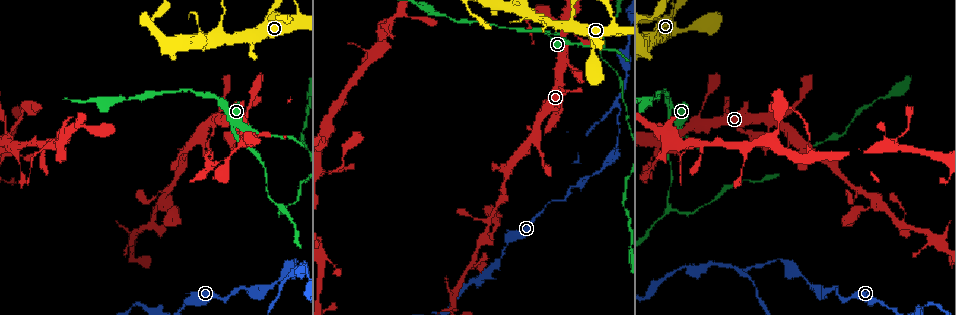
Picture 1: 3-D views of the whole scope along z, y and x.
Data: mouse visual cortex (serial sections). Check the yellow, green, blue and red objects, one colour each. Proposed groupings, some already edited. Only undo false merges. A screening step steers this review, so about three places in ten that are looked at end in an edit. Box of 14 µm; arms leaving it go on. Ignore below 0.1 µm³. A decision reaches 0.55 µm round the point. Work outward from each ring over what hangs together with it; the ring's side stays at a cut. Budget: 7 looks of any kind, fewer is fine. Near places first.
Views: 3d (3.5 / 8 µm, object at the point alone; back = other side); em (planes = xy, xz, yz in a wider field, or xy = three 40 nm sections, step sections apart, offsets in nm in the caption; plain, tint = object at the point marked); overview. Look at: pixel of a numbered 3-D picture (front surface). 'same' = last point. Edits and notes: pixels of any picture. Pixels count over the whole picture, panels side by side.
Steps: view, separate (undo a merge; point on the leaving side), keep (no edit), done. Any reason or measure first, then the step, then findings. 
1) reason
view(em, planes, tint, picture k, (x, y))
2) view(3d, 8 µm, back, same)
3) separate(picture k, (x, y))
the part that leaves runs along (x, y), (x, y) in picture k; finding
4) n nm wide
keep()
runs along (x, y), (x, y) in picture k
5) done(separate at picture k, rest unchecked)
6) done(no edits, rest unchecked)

view(em, xy, step 2, tint, picture 1, (550, 16))

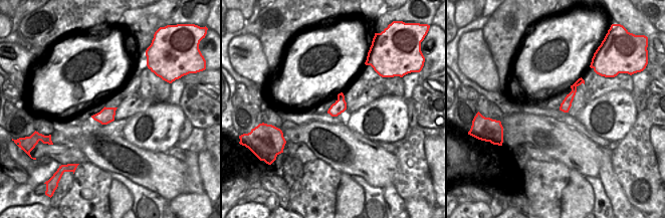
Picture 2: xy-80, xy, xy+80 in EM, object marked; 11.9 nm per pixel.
see where the arms go
view(3d, 3.5 µm, same)

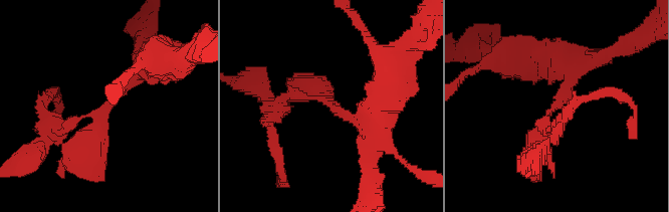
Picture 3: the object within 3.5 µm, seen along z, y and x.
170 nm wide
separate(picture 3, (263, 82))
the part that leaves runs along (293, 91), (275, 107), (247, 81) in picture 3; two cells meet here

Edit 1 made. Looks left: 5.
sharp bend
view(3d, 3.5 µm, picture 1, (833, 289))

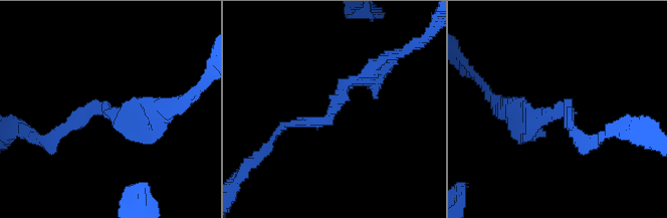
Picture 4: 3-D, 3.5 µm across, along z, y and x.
view(em, xy, step 1, tint, picture 4, (105, 110))

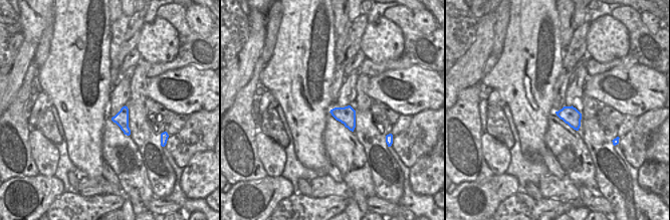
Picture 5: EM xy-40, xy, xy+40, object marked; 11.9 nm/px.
view(em, xy, step 2, tint, same)

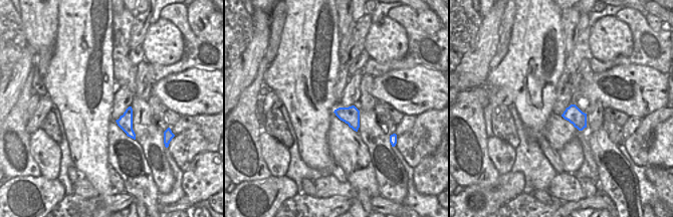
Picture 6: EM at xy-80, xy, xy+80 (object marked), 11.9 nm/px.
keep()
runs along (277, 131), (323, 121), (343, 84), (370, 82) in picture 4; all the same cell

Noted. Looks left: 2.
done(separate at picture 3, rest unchecked)

